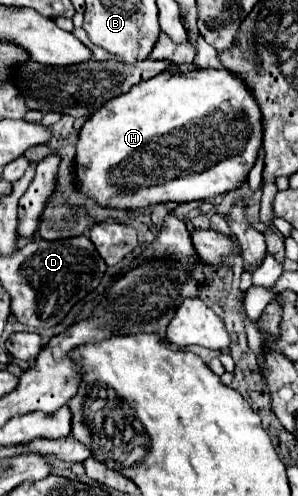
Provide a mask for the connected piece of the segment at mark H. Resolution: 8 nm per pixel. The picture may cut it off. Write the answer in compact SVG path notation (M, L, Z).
M199 68L185 74L161 72L137 84L127 94L103 104L103 108L83 124L73 160L75 174L81 178L77 190L105 208L117 206L119 202L119 210L207 200L235 190L247 178L261 140L261 110L235 74L213 68Z

